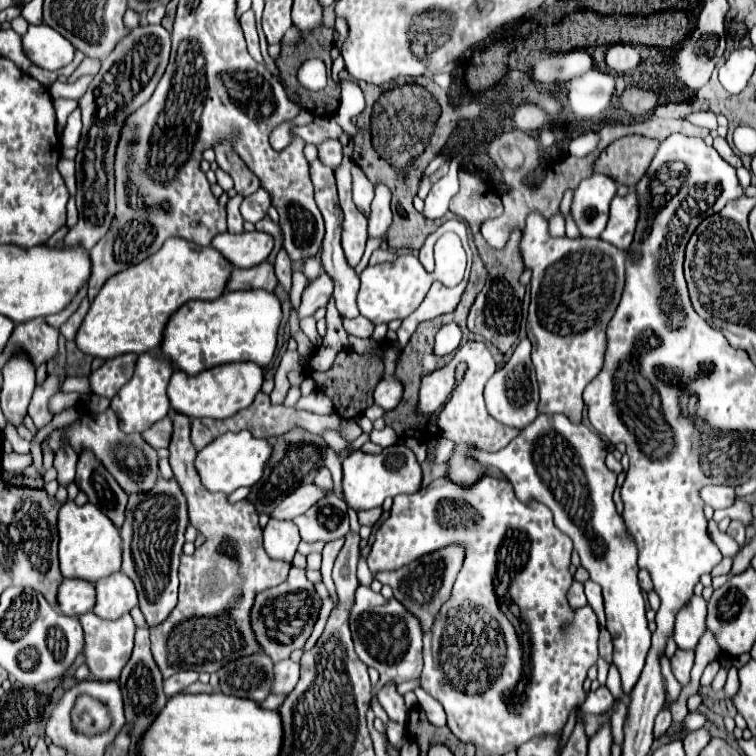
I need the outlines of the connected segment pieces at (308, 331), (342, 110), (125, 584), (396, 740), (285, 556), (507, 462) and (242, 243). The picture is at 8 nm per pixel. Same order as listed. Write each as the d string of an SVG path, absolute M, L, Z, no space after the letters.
M313 316L301 319L300 327L314 346L320 346L322 344L322 338L317 332L316 320Z
M343 80L341 82L340 105L334 118L352 138L357 135L358 129L351 120L351 114L358 114L364 109L365 98L358 84L349 80Z
M115 572L107 578L95 582L95 606L93 614L99 618L115 620L127 614L133 606L137 606L137 590L129 576L123 572Z
M391 720L387 722L387 738L395 748L401 748L405 744L405 728L401 724L393 724Z
M271 518L269 524L265 526L263 548L273 560L291 562L297 552L299 542L301 542L299 530L291 520L273 520Z
M561 414L537 416L501 452L469 452L469 458L479 460L479 464L497 468L509 476L519 500L535 498L543 502L553 512L555 526L573 540L573 548L581 556L581 566L603 588L607 630L613 636L613 664L621 672L627 694L643 670L651 646L651 632L645 618L645 598L637 582L637 548L633 540L623 542L625 526L611 498L617 474L605 466L605 456L605 444L593 430L573 424Z
M225 232L211 240L211 248L221 252L235 268L253 268L267 260L273 250L273 238L263 232Z

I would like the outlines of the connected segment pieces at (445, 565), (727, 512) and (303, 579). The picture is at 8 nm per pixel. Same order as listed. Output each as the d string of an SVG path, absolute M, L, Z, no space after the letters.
M449 546L449 548L437 550L433 554L427 554L423 558L417 558L415 562L411 562L409 566L399 568L399 570L379 572L379 574L375 574L375 578L381 584L391 586L393 596L401 604L405 604L405 610L413 612L413 616L417 616L417 620L421 620L421 630L429 632L439 608L447 602L447 598L451 594L455 576L463 566L463 558L465 558L465 552L463 552L461 546Z
M737 498L733 506L729 506L727 509L716 510L713 514L713 519L716 522L720 522L722 517L728 517L731 520L741 520L743 524L749 524L753 520L753 516L751 516L751 504L747 504L747 502Z
M291 566L287 580L275 588L257 594L251 610L251 626L255 630L257 642L261 644L263 652L267 652L273 662L287 660L293 650L305 646L317 622L319 610L321 610L321 598L315 592L315 586L307 580L305 568Z

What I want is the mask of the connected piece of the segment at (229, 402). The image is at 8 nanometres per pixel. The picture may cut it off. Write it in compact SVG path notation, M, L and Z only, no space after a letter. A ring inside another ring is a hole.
M231 362L217 368L199 372L197 376L187 376L185 372L173 372L167 386L167 396L171 408L187 418L229 418L239 410L247 408L255 394L261 390L263 370L253 362Z

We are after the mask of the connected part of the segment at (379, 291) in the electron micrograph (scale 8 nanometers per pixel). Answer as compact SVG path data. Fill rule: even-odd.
M405 254L391 264L385 262L377 266L367 266L361 274L361 290L357 294L357 308L361 316L371 320L373 324L387 324L395 318L403 320L421 304L431 282L433 282L433 276L411 254Z

